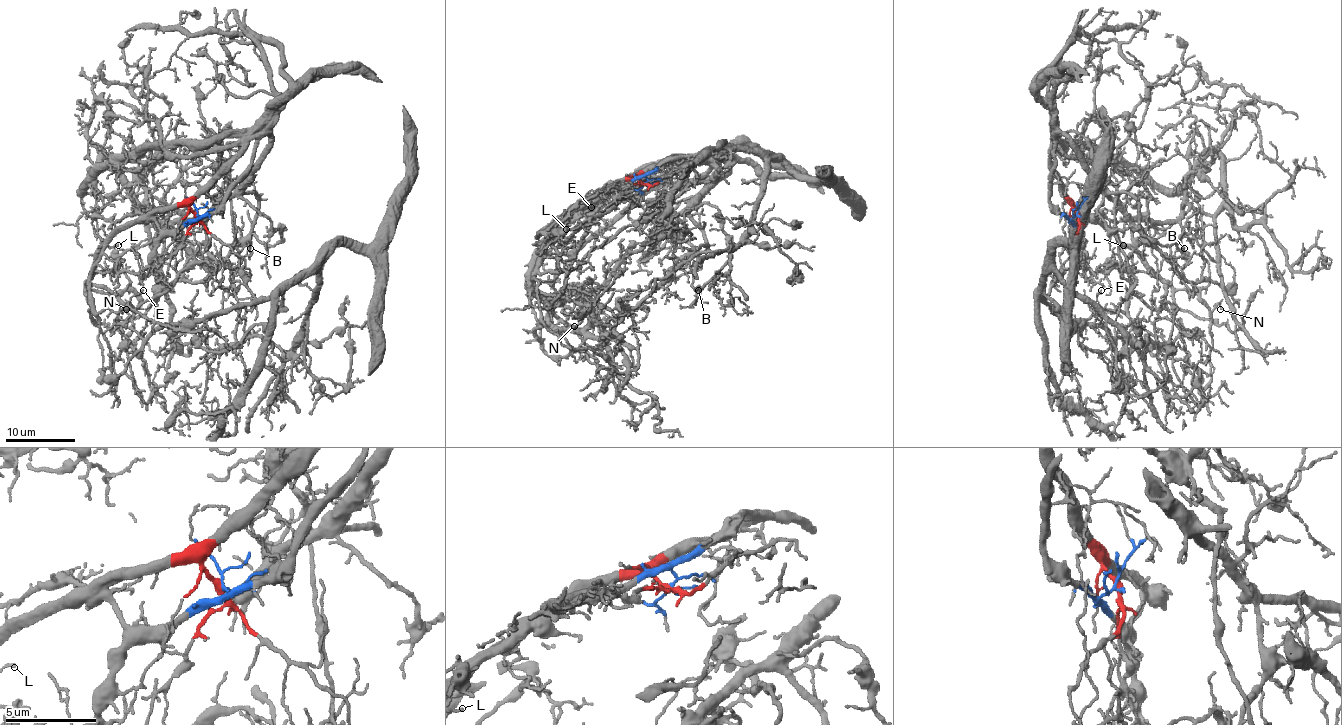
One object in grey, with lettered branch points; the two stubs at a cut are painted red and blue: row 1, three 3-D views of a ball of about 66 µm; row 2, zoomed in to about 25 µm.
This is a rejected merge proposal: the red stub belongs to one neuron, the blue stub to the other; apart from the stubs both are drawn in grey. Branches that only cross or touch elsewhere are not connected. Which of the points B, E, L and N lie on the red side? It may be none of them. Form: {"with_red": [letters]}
{"with_red": ["E", "L", "N"]}

